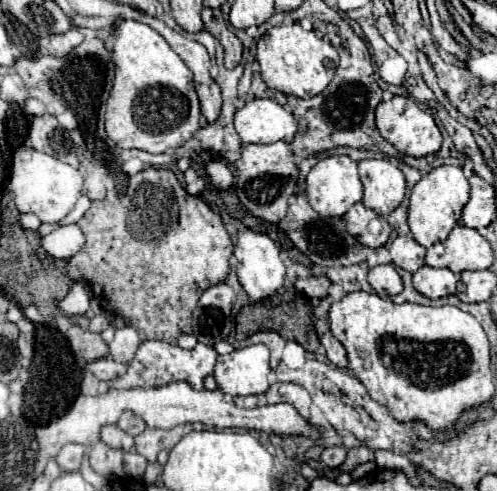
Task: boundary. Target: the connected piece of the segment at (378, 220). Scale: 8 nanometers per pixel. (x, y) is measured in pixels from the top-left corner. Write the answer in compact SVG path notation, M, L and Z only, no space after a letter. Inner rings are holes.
M361 202L351 206L351 210L343 218L347 222L347 232L355 236L361 244L369 248L379 248L387 244L391 234L389 222L377 212L365 208Z

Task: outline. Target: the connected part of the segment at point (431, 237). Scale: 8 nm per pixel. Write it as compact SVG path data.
M439 166L433 168L431 172L427 172L411 190L411 198L409 198L409 228L413 238L429 248L437 242L443 242L451 228L457 224L463 206L469 200L469 182L463 174L461 168L457 166Z

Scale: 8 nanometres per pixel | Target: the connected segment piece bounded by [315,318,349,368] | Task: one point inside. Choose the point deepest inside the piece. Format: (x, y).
(336, 353)

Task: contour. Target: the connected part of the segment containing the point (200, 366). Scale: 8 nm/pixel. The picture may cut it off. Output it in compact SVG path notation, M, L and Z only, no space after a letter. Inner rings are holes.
M147 340L139 346L133 362L129 364L129 370L125 376L111 380L111 382L99 382L99 392L103 394L107 388L151 388L151 386L165 386L169 382L177 382L177 380L185 380L189 382L195 390L203 390L203 378L207 374L213 372L217 360L217 352L213 350L213 346L207 344L197 344L191 350L167 344L167 342L157 342L157 340Z

